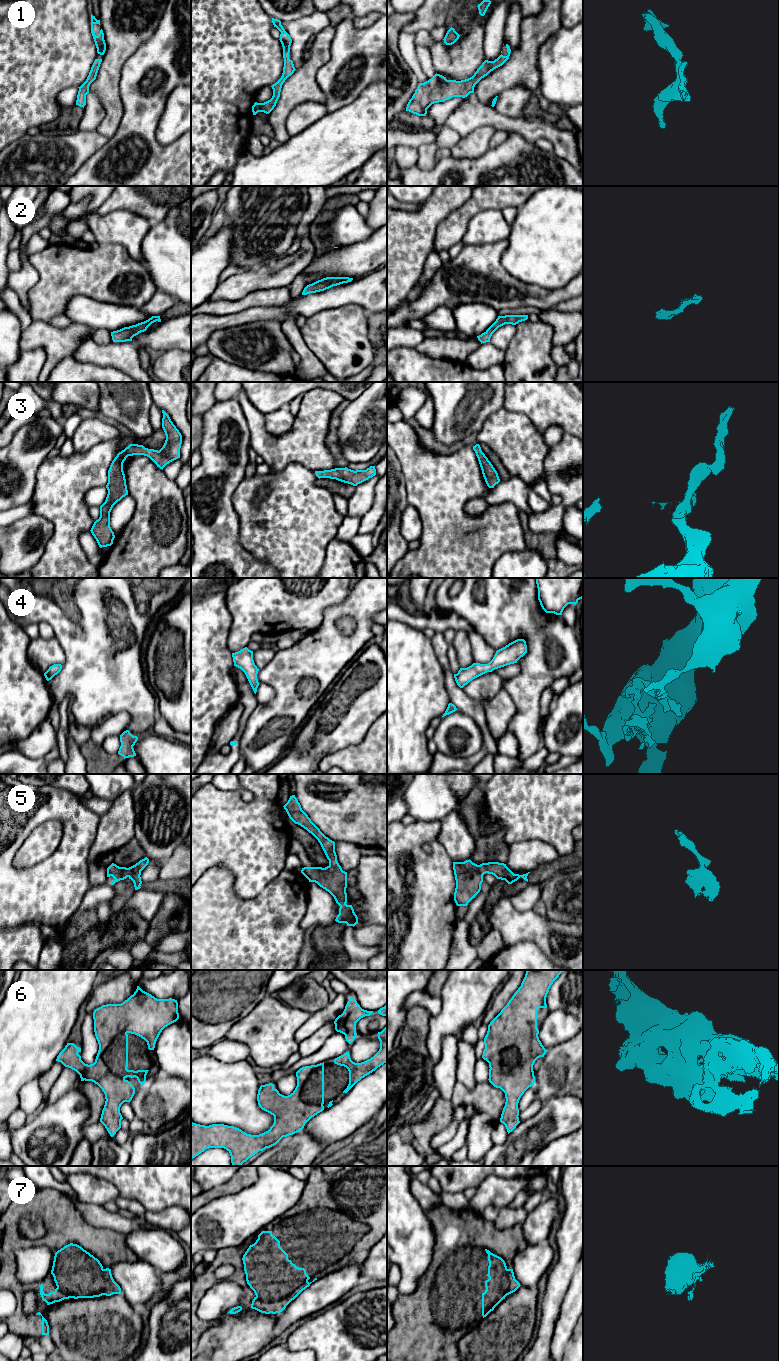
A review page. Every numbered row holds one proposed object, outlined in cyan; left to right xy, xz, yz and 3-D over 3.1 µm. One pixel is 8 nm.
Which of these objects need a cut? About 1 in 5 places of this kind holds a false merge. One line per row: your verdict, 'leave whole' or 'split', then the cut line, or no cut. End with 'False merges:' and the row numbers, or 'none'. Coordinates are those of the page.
1: leave whole; no cut
2: leave whole; no cut
3: leave whole; no cut
4: leave whole; no cut
5: leave whole; no cut
6: leave whole; no cut
7: leave whole; no cut
False merges: none

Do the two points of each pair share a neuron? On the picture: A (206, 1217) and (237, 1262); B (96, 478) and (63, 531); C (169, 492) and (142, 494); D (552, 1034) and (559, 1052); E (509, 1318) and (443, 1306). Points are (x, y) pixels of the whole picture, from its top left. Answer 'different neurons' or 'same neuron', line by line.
A: different neurons
B: same neuron
C: same neuron
D: different neurons
E: different neurons

